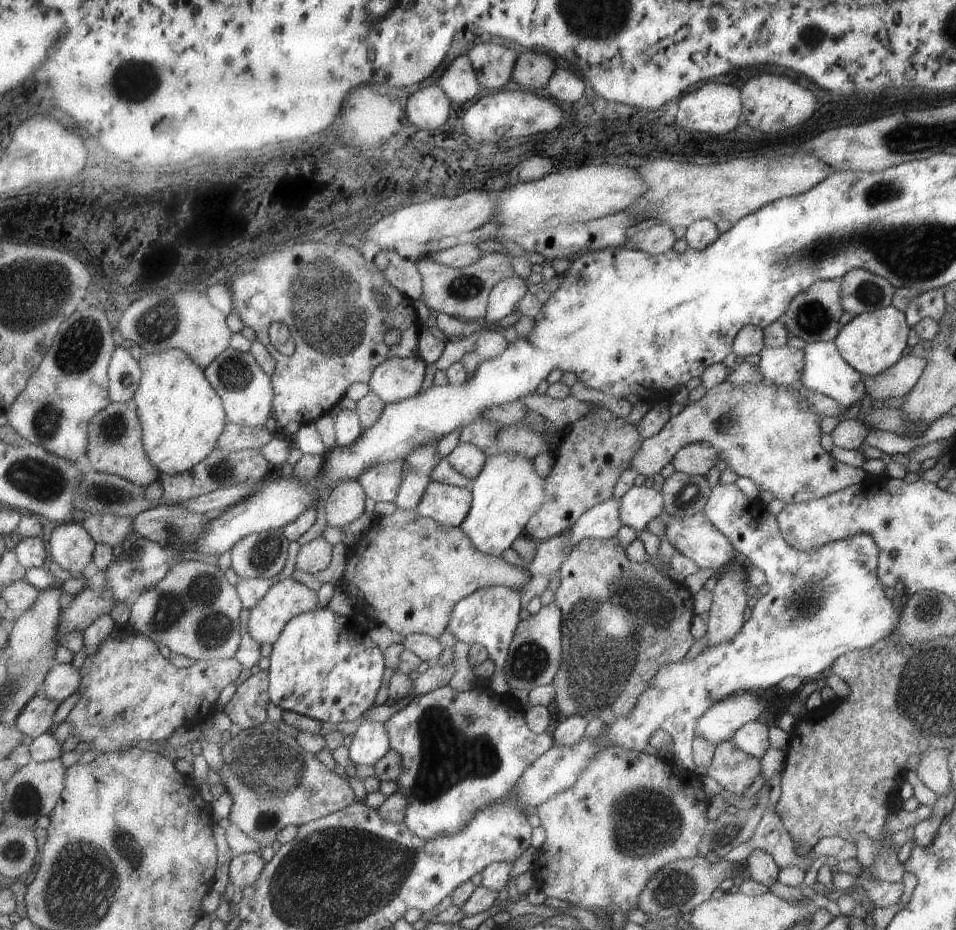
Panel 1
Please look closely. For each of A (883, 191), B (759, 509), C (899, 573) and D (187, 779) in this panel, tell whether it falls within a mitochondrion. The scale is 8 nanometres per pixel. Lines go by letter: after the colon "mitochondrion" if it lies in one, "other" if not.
A: mitochondrion
B: other
C: other
D: other

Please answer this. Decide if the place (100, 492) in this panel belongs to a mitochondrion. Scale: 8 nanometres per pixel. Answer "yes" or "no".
yes

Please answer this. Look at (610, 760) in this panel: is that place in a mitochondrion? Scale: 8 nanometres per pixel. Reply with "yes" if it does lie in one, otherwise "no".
no

